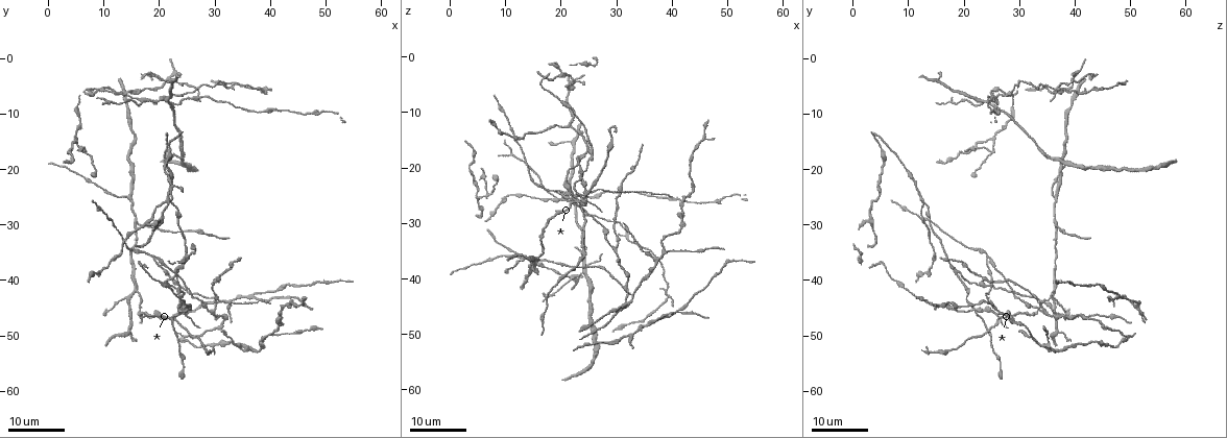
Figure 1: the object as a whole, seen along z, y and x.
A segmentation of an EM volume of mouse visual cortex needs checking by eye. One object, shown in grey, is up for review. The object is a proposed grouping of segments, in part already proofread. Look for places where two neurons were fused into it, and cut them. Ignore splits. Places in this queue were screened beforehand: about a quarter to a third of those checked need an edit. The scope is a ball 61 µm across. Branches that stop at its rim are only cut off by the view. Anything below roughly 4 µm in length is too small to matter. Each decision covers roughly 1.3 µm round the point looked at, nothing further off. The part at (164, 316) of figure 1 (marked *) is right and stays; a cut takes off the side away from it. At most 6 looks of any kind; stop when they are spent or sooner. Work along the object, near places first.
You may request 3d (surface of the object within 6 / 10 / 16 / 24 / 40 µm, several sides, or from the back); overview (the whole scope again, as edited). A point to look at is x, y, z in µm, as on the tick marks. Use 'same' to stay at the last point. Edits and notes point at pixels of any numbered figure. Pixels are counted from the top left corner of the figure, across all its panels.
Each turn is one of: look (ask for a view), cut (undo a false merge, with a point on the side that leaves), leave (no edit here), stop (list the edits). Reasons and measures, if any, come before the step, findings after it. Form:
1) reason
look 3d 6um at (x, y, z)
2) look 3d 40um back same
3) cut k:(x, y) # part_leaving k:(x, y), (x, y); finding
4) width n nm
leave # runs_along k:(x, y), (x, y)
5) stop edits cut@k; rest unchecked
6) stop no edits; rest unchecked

three-way junction
look 3d 24um at (29.5, 45.5, 34.5)

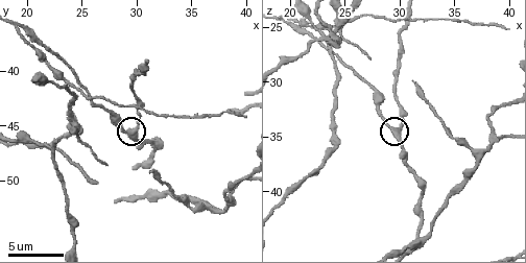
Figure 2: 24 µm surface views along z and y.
closer look
look 3d 6um at (30.0, 45.4, 34.6)

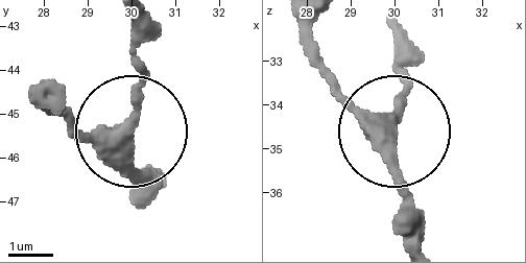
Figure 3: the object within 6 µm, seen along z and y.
side_arm 25 um
leave # runs_along 3:(301, 17), (330, 85), (393, 125), (409, 43); all the same neuron

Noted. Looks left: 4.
small branch off a trunk
look 3d 16um at (14.5, 44.0, 36.0)

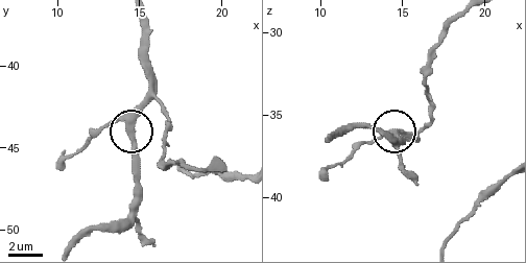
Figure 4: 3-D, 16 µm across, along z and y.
look 3d 6um same

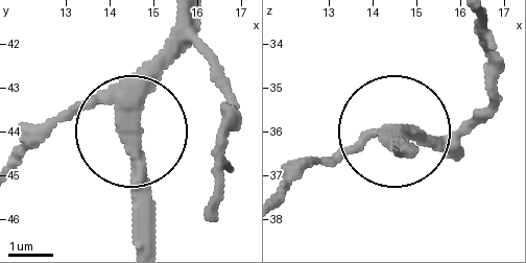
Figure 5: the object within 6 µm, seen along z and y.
arms 3
cut 5:(53, 124) # part_leaving 5:(103, 93), (17, 149); two neurons meet here

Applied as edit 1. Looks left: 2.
stop edits cut@5; rest unchecked

